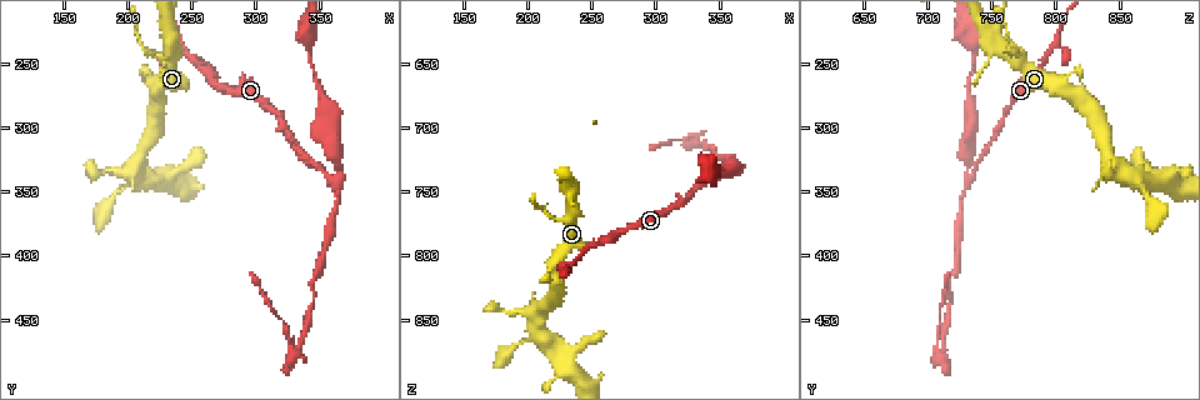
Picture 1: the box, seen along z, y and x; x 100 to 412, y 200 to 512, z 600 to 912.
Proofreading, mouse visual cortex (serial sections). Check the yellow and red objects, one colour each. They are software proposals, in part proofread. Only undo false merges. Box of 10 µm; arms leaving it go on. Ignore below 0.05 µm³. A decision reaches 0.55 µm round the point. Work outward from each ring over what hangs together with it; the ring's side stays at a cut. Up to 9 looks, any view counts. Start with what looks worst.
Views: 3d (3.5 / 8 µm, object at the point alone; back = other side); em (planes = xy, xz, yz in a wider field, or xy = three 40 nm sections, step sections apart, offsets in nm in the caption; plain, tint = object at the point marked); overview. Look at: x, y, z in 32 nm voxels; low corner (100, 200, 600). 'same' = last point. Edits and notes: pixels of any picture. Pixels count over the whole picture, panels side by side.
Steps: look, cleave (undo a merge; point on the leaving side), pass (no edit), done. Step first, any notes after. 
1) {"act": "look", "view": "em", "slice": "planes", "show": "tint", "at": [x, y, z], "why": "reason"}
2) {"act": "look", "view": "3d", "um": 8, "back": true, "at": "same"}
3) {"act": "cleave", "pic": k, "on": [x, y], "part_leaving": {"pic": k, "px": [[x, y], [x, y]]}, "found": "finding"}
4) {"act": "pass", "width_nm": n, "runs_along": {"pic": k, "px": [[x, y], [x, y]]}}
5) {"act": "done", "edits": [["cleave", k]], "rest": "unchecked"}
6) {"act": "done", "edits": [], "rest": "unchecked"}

{"act": "look", "view": "3d", "um": 8, "at": [358, 344, 732], "why": "three-way junction"}

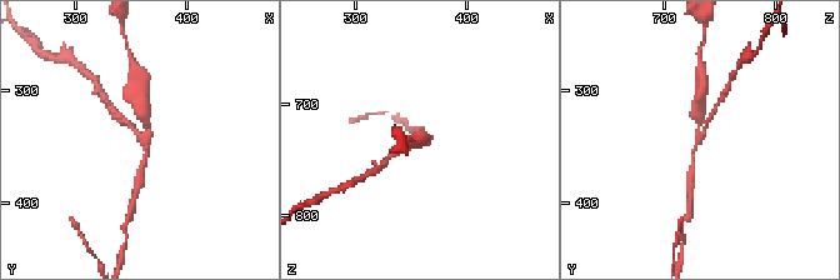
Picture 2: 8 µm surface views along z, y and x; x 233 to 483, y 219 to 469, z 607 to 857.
{"act": "look", "view": "em", "slice": "xy", "step": 5, "show": "tint", "at": "same", "arms": 3, "arm_widths_nm": [150, 150, 350]}

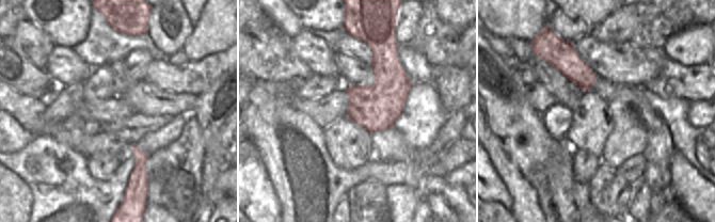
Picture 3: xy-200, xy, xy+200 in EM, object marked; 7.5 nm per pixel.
{"act": "pass", "runs_along": {"pic": 2, "px": [[395, 154], [428, 139], [423, 138]]}, "found": "one cell here"}

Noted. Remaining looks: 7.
{"act": "look", "view": "3d", "um": 8, "at": [330, 476, 710], "why": "abrupt turn"}

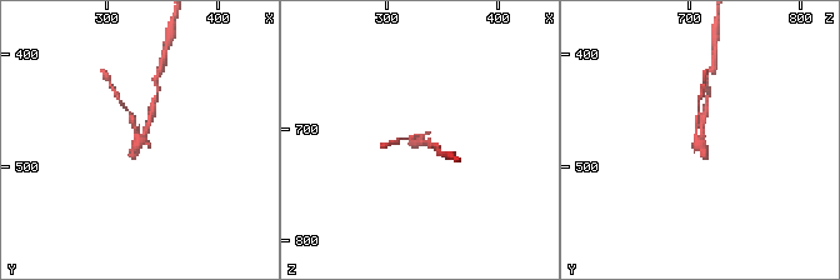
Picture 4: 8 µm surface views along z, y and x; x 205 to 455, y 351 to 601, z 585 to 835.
{"act": "look", "view": "em", "slice": "xy", "step": 1, "show": "tint", "at": "same", "why": "now the EM"}

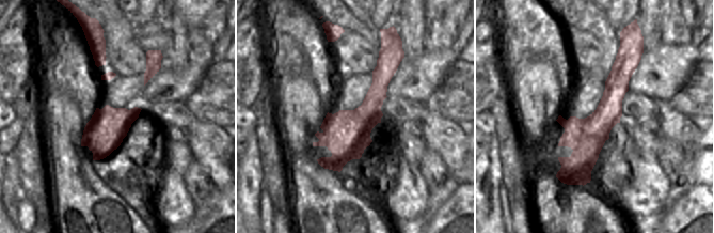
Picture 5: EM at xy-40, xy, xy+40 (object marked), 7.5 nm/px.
{"act": "pass", "runs_along": {"pic": 5, "px": [[621, 53], [609, 110], [566, 181]]}, "found": "one cell here"}

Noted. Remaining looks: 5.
{"act": "look", "view": "3d", "um": 3.5, "at": [242, 234, 800]}

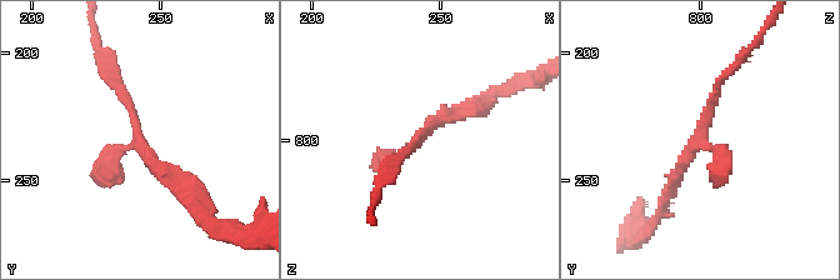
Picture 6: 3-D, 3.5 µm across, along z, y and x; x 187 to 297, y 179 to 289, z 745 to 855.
{"act": "look", "view": "em", "slice": "xy", "step": 2, "show": "tint", "at": [242, 235, 800]}

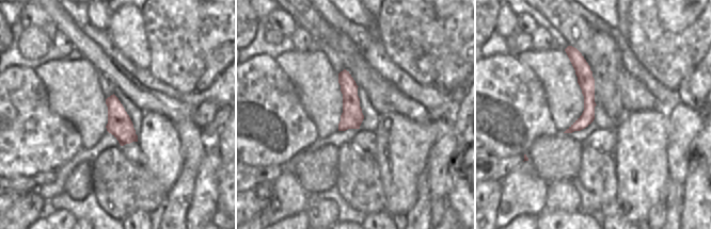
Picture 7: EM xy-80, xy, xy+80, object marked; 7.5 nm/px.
{"act": "pass", "runs_along": {"pic": 6, "px": [[469, 103], [400, 158]]}, "found": "all the same cell"}

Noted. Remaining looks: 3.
{"act": "look", "view": "3d", "um": 8, "at": [202, 342, 864], "why": "thin neck"}

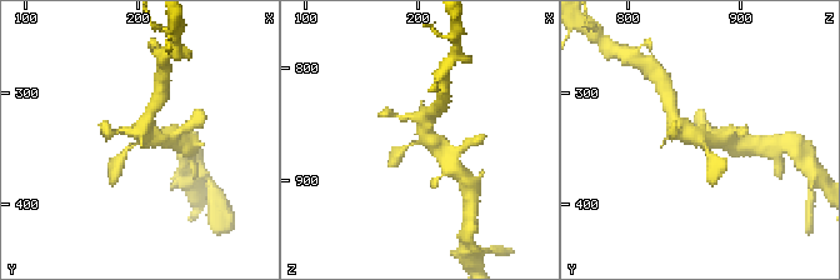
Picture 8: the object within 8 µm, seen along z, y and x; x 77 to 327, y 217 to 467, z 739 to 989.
{"act": "look", "view": "3d", "um": 3.5, "at": "same", "why": "closer look"}

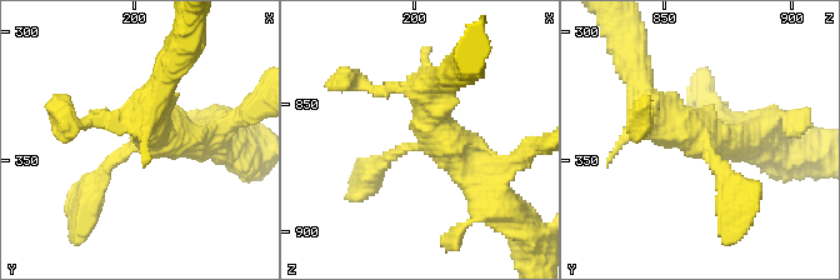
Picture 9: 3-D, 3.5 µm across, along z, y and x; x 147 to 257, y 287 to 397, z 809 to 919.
{"act": "pass", "arm_widths_nm": [150, 200, 350, 450], "runs_along": {"pic": 9, "px": [[640, 81], [678, 128], [755, 135]]}, "found": "continuous, no second cell"}

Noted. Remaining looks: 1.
{"act": "done", "edits": [], "rest": "unchecked"}

